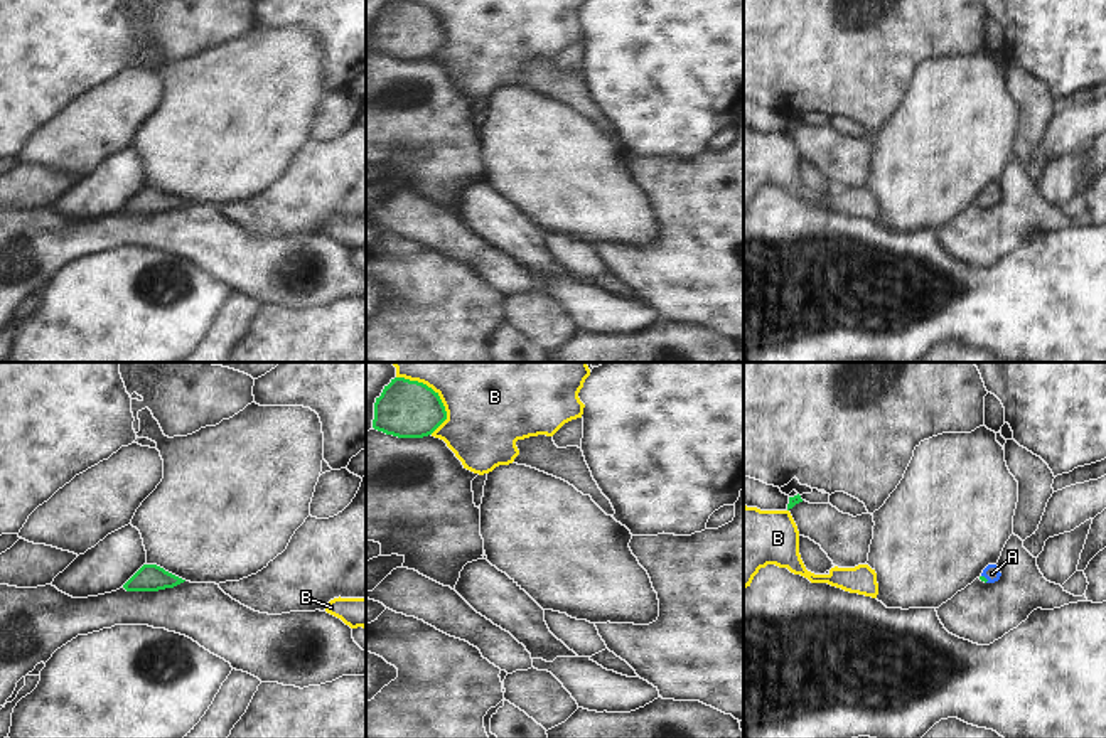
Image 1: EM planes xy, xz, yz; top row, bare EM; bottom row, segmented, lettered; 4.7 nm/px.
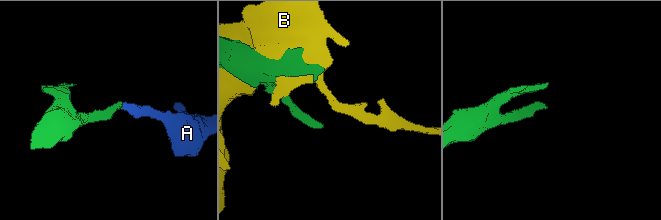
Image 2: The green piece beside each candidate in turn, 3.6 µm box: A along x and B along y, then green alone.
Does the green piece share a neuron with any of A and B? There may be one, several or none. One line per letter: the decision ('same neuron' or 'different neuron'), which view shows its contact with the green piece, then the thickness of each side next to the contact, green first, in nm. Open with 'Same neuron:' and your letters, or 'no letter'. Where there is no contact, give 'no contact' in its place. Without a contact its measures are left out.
Same neuron: A
A: same neuron; meets green in yz; 20 nm thick on the green side, 80 nm on the other
B: different neuron; meets green in xz; 280 nm thick on the green side, 480 nm on the other

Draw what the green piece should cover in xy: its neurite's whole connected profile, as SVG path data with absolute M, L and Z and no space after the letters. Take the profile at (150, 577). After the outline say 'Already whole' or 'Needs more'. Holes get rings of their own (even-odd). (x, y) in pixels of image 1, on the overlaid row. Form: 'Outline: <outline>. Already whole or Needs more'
Outline: M143 564L125 585L126 591L158 591L174 588L185 580L165 571L157 564Z. Already whole.

